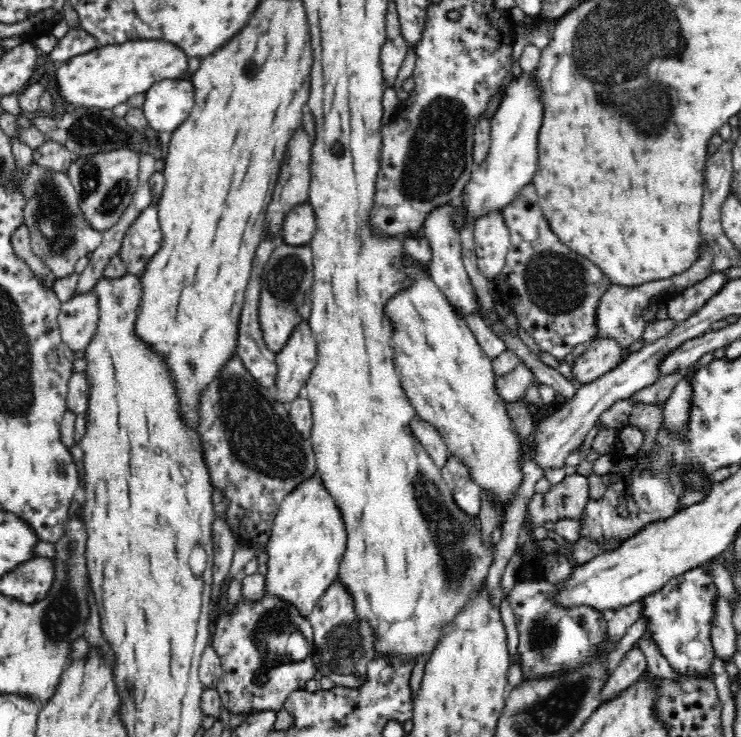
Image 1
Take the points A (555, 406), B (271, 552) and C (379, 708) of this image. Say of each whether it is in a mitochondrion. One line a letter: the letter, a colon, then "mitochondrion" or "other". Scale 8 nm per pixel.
A: other
B: other
C: other

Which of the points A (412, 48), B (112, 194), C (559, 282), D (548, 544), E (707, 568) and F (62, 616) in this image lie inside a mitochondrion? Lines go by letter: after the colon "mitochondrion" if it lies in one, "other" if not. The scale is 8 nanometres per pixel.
A: other
B: mitochondrion
C: mitochondrion
D: other
E: other
F: mitochondrion

